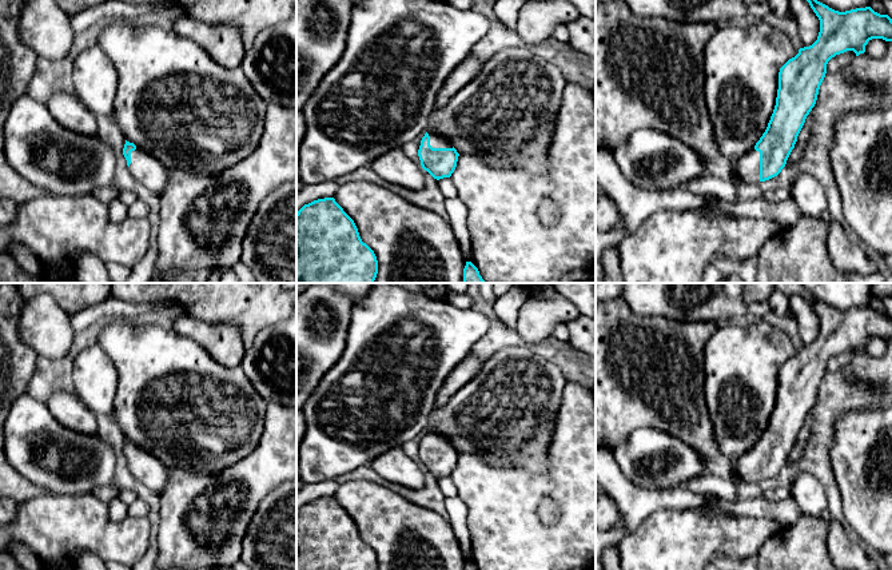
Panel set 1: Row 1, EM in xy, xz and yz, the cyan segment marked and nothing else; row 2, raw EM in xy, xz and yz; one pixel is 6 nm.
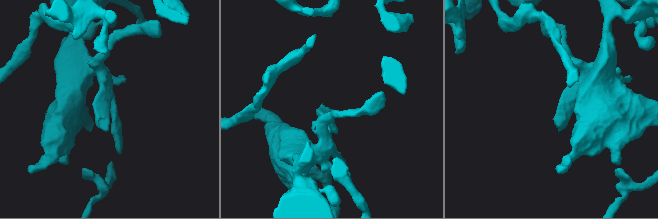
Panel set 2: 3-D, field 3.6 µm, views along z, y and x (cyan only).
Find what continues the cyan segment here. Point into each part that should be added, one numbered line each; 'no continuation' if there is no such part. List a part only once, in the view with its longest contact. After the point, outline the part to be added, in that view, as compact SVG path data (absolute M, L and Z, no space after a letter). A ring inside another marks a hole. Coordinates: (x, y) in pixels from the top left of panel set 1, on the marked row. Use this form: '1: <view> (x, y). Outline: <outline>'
1: xz (435, 140). Outline: M429 133L433 148L453 148L453 144L438 133Z

